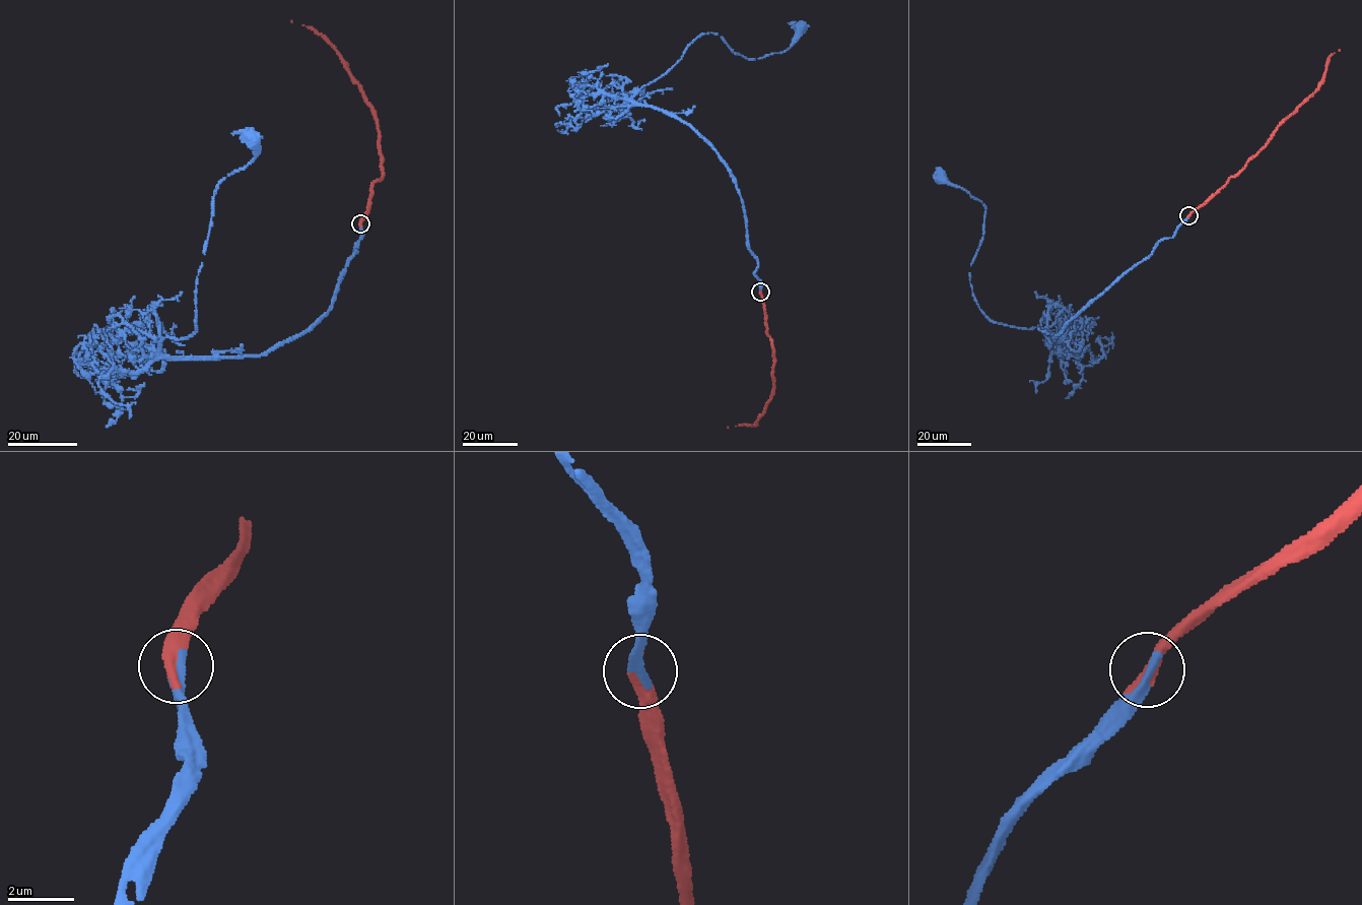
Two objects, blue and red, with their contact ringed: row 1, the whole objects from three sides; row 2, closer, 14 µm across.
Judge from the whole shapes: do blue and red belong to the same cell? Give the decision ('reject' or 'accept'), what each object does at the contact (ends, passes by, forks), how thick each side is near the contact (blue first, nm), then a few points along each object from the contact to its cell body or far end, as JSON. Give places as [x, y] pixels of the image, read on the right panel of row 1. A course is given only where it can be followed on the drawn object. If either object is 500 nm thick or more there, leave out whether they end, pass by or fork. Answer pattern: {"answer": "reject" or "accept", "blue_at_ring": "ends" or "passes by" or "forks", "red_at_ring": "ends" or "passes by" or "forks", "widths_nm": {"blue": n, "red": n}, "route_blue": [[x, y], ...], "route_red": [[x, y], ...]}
{"answer": "accept", "blue_at_ring": "ends", "red_at_ring": "ends", "widths_nm": {"blue": 340, "red": 440}, "route_blue": [[1188, 215], [1067, 321], [1057, 341], [1040, 328], [992, 321], [979, 308], [969, 275], [985, 209], [938, 175]], "route_red": [[1188, 215], [1230, 178], [1236, 176], [1265, 145], [1280, 122], [1314, 91], [1330, 56], [1340, 50]]}

